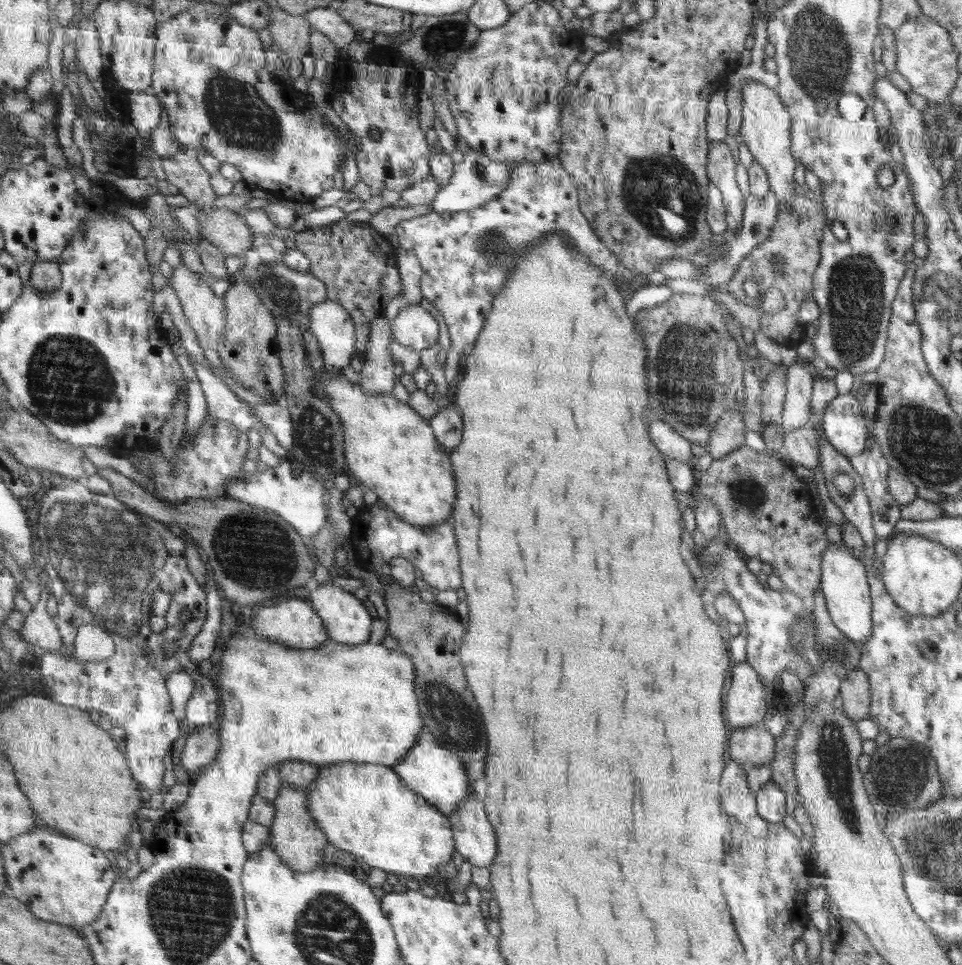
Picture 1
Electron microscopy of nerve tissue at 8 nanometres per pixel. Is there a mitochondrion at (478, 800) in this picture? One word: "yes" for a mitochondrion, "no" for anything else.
no

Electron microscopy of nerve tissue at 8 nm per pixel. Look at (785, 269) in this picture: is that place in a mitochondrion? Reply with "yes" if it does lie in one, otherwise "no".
yes

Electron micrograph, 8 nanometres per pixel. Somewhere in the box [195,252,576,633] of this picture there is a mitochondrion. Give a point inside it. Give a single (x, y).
(255, 551)

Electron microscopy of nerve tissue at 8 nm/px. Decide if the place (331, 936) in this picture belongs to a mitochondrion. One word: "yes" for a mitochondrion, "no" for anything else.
yes

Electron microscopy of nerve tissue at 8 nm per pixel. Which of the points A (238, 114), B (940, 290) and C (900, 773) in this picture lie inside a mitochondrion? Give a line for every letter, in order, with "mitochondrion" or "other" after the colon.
A: mitochondrion
B: mitochondrion
C: mitochondrion

